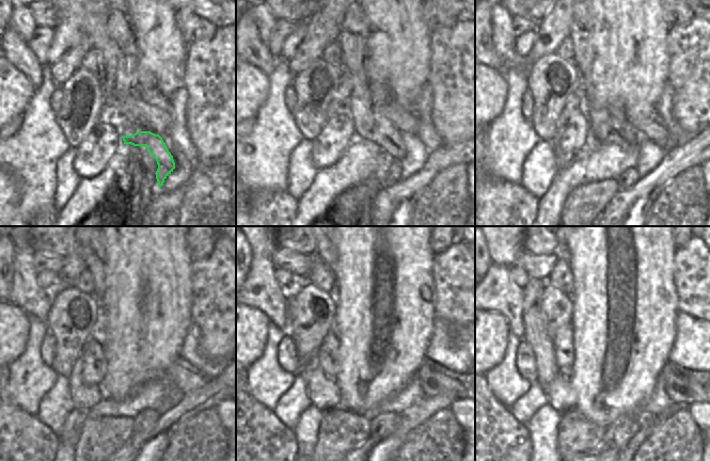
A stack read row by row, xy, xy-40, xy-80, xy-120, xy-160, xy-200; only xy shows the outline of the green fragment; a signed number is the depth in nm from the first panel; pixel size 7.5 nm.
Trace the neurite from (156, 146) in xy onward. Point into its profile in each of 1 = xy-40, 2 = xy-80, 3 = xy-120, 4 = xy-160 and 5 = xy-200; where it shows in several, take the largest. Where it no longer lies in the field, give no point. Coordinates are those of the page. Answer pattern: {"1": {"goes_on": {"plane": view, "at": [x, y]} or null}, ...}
{"1": {"goes_on": {"plane": "xy-40", "at": [393, 174]}}, "2": {"goes_on": {"plane": "xy-80", "at": [584, 204]}}, "3": {"goes_on": {"plane": "xy-120", "at": [99, 438]}}, "4": {"goes_on": {"plane": "xy-160", "at": [341, 430]}}, "5": {"goes_on": {"plane": "xy-200", "at": [576, 433]}}}

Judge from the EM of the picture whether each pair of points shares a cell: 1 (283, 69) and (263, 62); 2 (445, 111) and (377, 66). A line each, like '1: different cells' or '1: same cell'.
1: different cells
2: different cells

